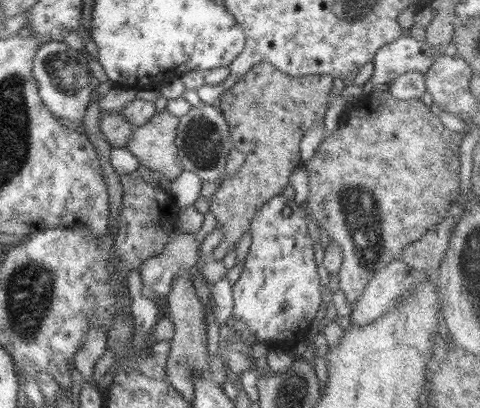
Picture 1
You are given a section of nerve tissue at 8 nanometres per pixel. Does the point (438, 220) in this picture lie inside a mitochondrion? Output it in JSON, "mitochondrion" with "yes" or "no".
{"mitochondrion":"no"}

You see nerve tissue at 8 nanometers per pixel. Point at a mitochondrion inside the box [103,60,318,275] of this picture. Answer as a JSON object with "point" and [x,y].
{"point":[200,143]}

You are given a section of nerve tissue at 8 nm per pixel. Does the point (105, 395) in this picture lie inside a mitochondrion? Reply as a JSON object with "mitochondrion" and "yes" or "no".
{"mitochondrion":"no"}

